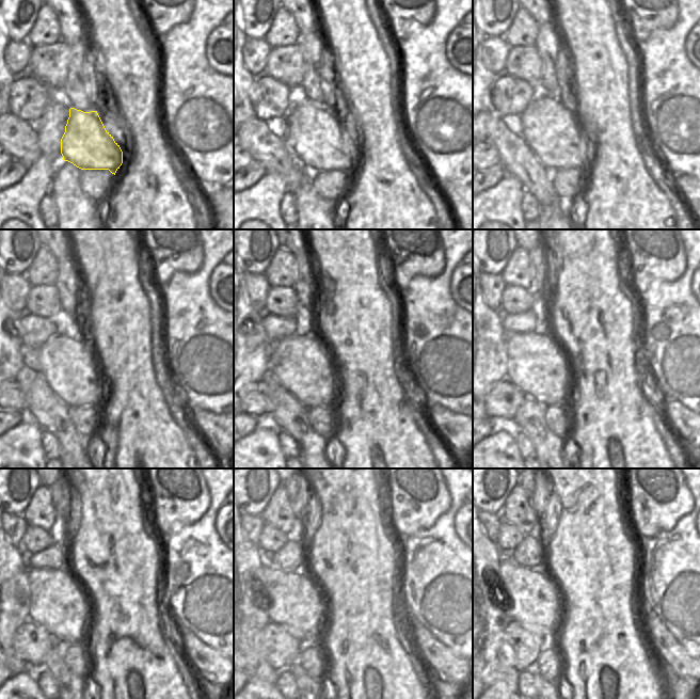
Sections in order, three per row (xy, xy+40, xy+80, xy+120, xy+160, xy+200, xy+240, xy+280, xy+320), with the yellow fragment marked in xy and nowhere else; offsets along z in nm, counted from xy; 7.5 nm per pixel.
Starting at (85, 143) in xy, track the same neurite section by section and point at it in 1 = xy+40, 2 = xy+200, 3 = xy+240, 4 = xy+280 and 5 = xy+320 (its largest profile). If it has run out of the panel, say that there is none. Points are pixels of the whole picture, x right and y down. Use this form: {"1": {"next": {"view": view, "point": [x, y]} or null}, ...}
{"1": {"next": {"view": "xy+40", "point": [317, 138]}}, "2": {"next": {"view": "xy+200", "point": [536, 365]}}, "3": {"next": {"view": "xy+240", "point": [58, 603]}}, "4": {"next": {"view": "xy+280", "point": [292, 600]}}, "5": {"next": {"view": "xy+320", "point": [530, 598]}}}

